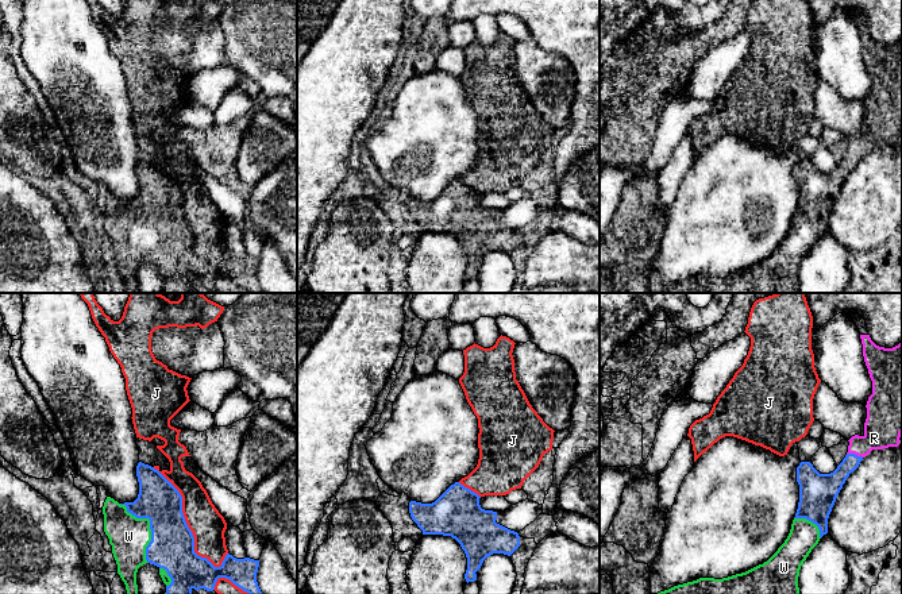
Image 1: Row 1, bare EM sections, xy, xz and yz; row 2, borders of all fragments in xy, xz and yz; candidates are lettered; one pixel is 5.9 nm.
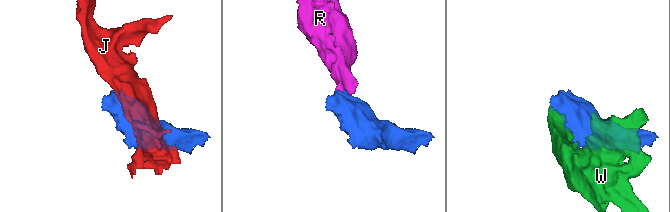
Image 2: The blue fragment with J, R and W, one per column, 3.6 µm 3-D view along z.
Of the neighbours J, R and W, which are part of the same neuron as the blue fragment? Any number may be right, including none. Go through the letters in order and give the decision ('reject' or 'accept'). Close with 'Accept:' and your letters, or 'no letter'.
J: reject
R: accept
W: accept
Accept: R, W

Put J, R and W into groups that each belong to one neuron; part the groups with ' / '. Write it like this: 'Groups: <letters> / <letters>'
Groups: J / R W

